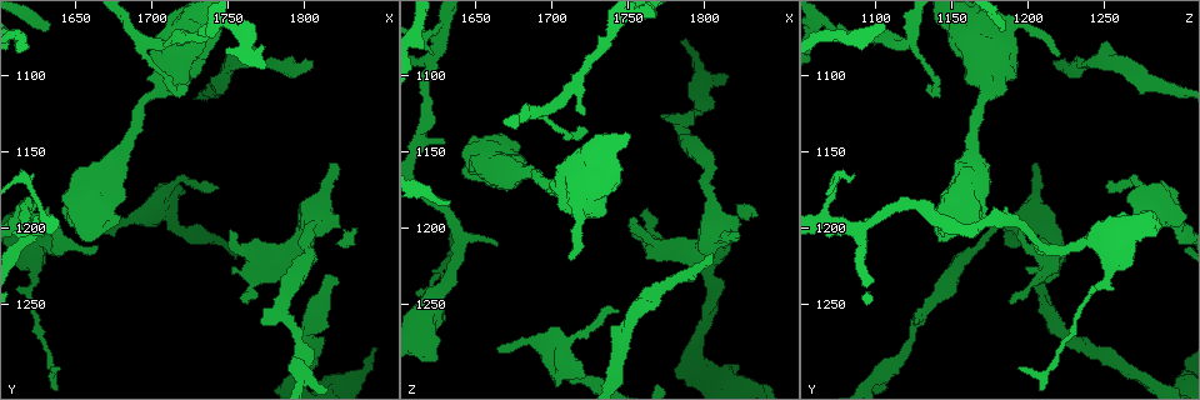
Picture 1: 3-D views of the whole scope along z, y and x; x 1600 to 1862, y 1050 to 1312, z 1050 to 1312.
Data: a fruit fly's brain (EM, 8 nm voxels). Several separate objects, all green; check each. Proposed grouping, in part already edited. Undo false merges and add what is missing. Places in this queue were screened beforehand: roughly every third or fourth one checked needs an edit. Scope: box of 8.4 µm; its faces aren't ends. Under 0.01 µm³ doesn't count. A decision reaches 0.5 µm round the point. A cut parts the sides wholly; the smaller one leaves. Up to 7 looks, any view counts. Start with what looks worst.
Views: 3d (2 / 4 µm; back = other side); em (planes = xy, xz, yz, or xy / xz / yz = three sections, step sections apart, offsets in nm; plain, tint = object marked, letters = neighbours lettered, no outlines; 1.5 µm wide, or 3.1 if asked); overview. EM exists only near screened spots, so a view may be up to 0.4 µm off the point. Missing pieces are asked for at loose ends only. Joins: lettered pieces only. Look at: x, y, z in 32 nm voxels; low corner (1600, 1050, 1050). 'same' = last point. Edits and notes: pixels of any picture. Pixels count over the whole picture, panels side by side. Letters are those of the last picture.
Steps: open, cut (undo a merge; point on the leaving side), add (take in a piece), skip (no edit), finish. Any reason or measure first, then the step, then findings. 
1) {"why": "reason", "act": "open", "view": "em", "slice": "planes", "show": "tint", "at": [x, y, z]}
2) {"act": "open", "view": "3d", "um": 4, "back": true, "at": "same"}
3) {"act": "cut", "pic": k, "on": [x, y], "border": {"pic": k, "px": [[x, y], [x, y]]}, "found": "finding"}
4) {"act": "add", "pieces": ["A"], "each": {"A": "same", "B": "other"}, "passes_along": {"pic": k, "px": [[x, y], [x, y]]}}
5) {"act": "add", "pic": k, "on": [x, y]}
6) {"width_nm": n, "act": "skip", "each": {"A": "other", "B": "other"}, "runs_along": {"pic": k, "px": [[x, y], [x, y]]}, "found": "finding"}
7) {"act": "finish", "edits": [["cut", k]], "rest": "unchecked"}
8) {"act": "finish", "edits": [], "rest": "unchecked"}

{"why": "branch stops here", "act": "open", "view": "3d", "um": 4, "at": [1710, 1088, 1222]}

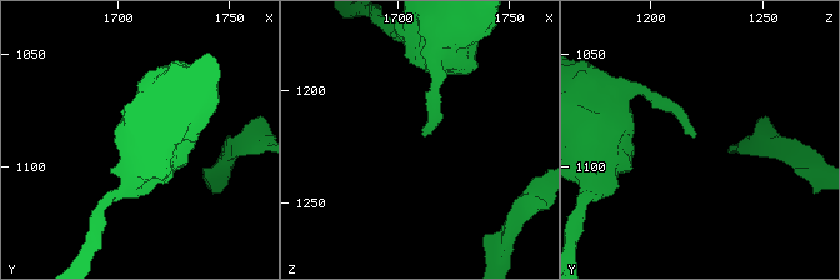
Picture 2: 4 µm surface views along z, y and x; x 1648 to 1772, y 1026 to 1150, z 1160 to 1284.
{"act": "open", "view": "em", "slice": "planes", "show": "letters", "at": [1712, 1087, 1221]}

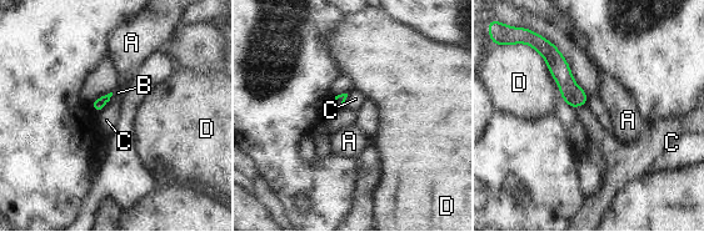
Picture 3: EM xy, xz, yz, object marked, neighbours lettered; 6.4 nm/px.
{"longest_contact_nm": ["D", 220], "act": "skip", "each": {"A": "other", "B": "other", "C": "other", "D": "other"}, "found": "none of them fits"}

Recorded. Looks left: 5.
{"why": "end of a long branch", "act": "open", "view": "em", "slice": "xy", "step": 4, "show": "letters", "at": [1804, 1090, 1216]}

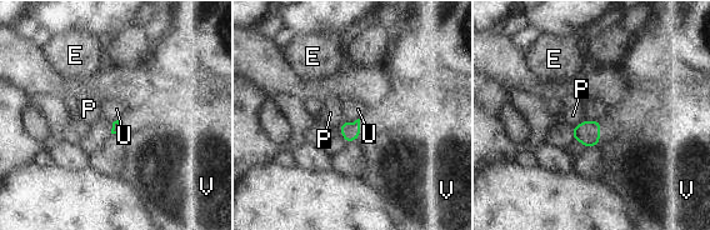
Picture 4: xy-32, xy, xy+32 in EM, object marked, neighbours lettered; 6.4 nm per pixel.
{"act": "skip", "each": {"E": "other", "P": "other", "U": "other", "V": "other"}, "border": {"pic": 4, "px": [[599, 118], [585, 120]]}, "found": "none of them fits"}

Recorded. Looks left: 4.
{"why": "branch stops here", "act": "open", "view": "3d", "um": 2, "at": [1820, 1156, 1204]}

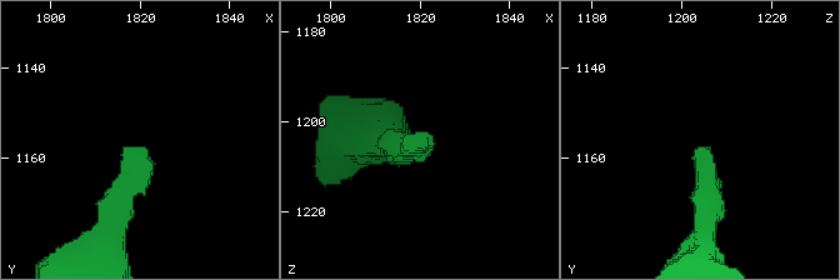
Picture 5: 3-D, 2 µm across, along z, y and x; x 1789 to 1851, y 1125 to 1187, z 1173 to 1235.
{"why": "now the EM", "act": "open", "view": "em", "slice": "planes", "show": "letters", "at": [1821, 1157, 1205]}

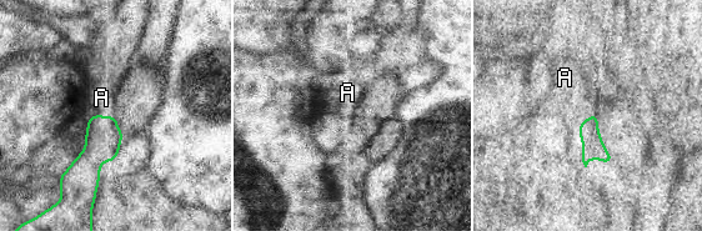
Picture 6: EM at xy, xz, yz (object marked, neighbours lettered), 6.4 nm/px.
{"width_nm": 130, "act": "add", "pieces": ["A"], "each": {"A": "same"}, "found": "the neuron continues"}

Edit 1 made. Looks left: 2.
{"act": "finish", "edits": [["add", 6]], "rest": "unchecked"}

